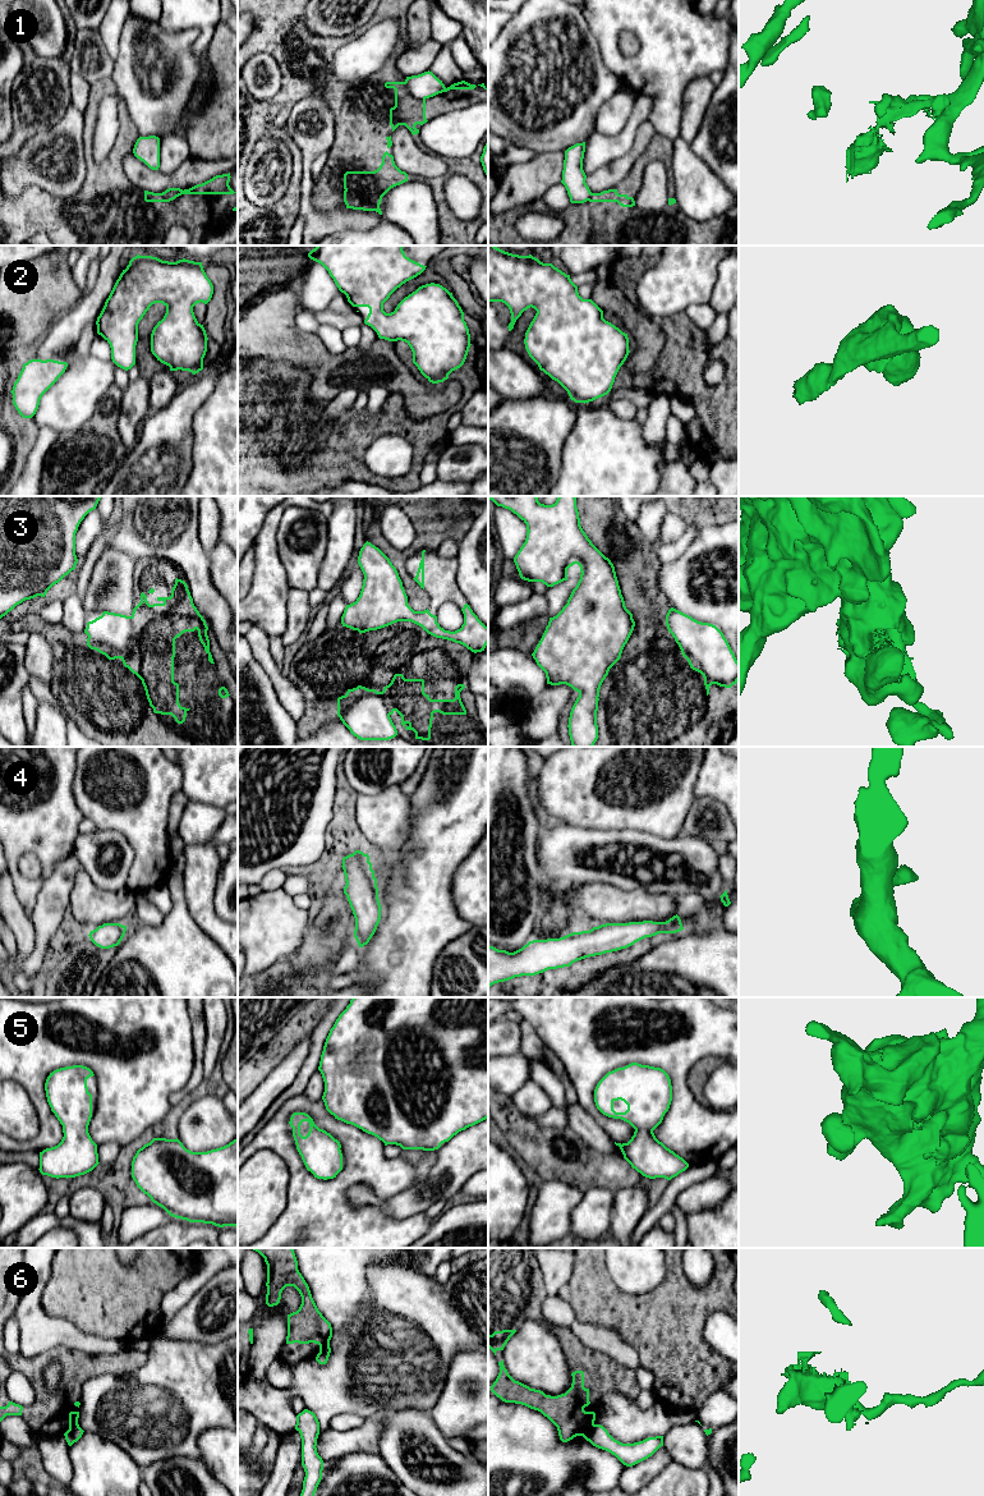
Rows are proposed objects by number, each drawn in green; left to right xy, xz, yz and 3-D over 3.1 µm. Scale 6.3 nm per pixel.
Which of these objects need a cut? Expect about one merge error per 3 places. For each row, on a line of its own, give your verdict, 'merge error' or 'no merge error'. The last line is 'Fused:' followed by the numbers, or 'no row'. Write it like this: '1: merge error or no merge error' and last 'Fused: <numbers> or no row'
1: merge error
2: no merge error
3: merge error
4: no merge error
5: no merge error
6: merge error
Fused: 1, 3, 6

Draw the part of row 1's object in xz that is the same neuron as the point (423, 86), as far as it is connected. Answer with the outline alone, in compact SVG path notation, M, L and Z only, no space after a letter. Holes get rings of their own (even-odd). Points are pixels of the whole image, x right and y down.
M429 70L418 75L406 77L405 84L409 93L418 100L433 97L446 90L442 81Z

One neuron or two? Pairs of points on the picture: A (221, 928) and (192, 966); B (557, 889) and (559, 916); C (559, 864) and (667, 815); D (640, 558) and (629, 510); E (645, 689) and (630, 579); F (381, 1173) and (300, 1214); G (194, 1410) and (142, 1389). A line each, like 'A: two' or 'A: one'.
A: two
B: one
C: two
D: two
E: one
F: one
G: one

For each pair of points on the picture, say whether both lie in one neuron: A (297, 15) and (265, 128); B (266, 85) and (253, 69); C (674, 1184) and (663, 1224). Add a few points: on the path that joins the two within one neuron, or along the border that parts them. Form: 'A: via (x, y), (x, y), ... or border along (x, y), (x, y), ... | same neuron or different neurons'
A: via (288, 44), (285, 49), (289, 95), (284, 100) | same neuron
B: via (263, 81), (257, 73) | same neuron
C: border along (670, 1211), (665, 1212), (656, 1224) | different neurons

